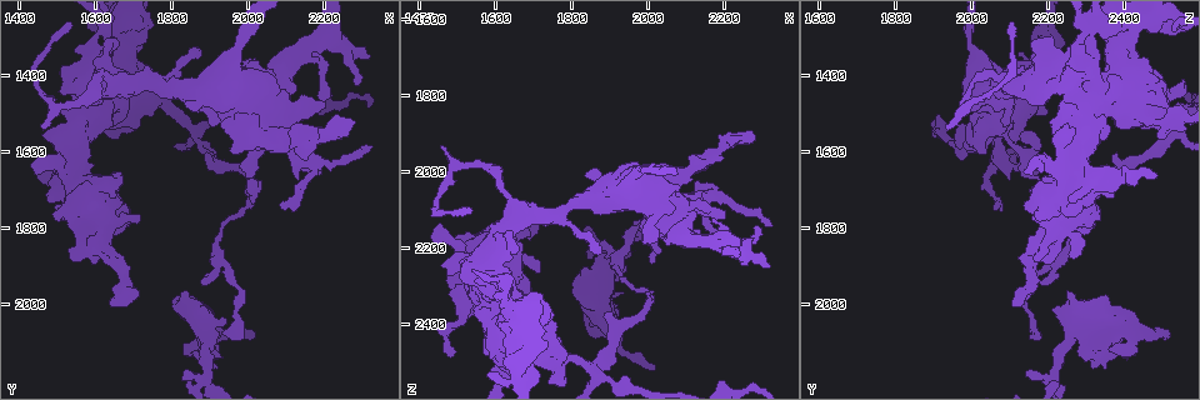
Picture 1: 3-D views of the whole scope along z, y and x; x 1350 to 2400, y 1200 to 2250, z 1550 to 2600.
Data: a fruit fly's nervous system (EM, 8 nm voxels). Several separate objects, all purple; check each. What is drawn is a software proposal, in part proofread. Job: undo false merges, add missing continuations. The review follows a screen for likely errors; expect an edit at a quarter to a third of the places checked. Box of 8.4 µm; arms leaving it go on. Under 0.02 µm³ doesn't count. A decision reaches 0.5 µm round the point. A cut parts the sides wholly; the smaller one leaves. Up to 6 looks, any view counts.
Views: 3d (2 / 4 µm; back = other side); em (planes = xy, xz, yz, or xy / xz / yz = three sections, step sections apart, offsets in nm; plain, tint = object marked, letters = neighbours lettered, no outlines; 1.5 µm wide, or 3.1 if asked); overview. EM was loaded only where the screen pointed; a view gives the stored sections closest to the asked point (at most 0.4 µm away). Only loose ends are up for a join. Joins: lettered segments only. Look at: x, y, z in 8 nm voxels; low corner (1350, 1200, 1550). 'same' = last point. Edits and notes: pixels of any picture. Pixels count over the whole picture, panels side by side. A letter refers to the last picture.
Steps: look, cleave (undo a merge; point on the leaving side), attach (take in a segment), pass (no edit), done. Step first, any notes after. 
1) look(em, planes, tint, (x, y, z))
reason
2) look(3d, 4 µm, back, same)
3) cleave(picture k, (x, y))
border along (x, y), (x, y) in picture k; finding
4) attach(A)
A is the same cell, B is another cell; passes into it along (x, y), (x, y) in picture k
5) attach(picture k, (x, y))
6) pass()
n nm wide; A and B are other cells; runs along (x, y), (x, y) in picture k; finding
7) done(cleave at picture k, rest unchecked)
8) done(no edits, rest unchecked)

look(em, planes, letters, (1455, 1535, 1935))
an open end

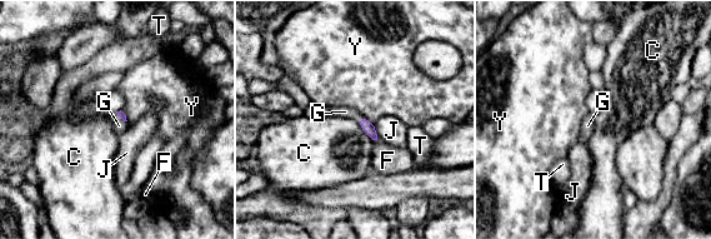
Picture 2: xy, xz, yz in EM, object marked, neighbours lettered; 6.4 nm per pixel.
attach(G)
G is the same cell, C, F, J, T and Y are other cells; it goes on there

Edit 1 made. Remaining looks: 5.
look(overview)
see it whole again

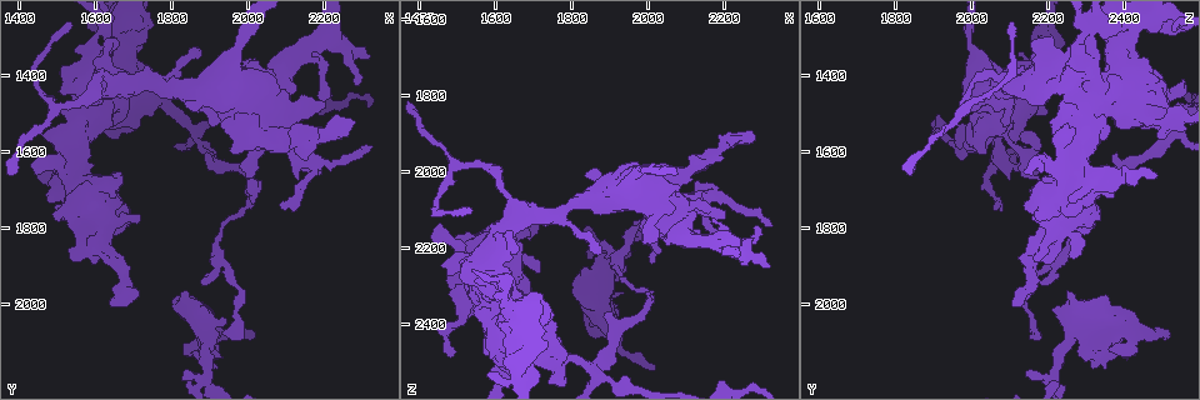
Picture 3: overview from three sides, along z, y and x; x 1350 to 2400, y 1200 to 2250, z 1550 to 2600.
look(3d, 2 µm, (2330, 1590, 2145))
thin end

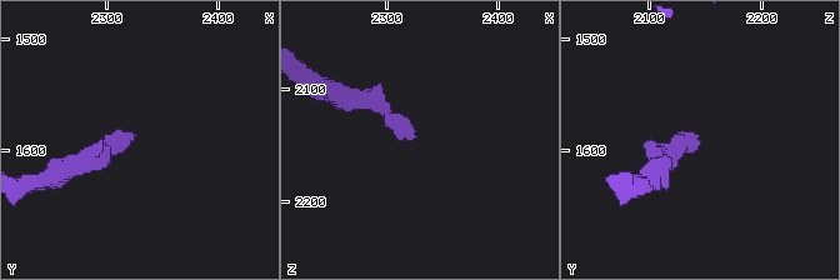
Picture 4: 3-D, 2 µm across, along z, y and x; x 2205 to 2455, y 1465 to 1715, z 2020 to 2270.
look(em, planes, tint, (2326, 1588, 2140))

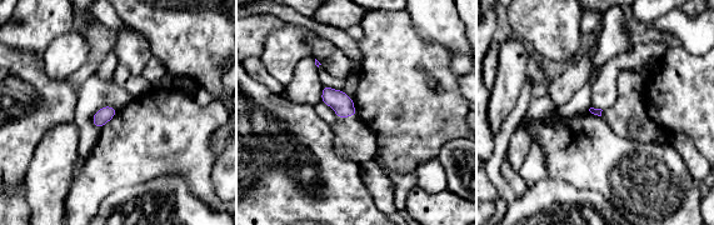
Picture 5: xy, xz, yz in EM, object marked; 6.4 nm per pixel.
look(em, planes, letters, same)

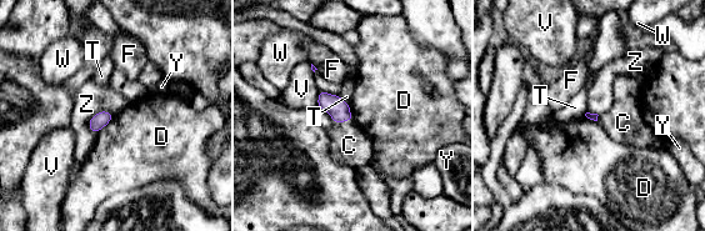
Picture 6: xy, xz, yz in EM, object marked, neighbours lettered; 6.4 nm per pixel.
attach(C)
C is the same cell, D, F, T, V, W, Y and Z are other cells; passes into it along (339, 110), (344, 120), (349, 145) in picture 6; it goes on there

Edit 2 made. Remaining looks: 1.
done(attach at picture 2, attach at picture 6, rest unchecked)

